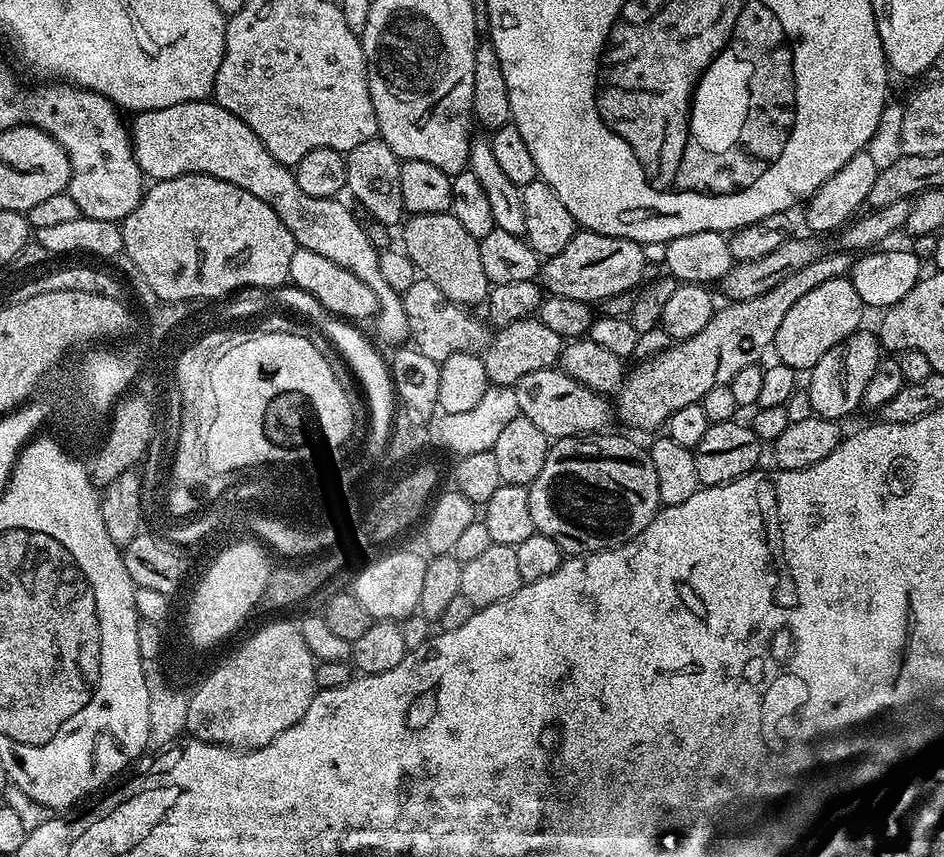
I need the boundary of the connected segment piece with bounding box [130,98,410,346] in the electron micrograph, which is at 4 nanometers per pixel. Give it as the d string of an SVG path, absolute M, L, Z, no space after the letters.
M209 98L137 112L134 119L136 121L130 124L132 149L138 166L149 181L203 174L222 178L254 194L254 198L262 198L262 202L282 218L286 230L290 230L299 247L314 250L314 254L322 254L322 258L330 258L330 262L349 268L355 276L362 278L362 282L366 282L366 286L370 286L376 295L376 332L386 343L400 346L409 339L401 293L391 289L382 278L380 252L367 238L365 225L356 221L355 214L343 204L343 199L310 198L310 194L298 187L293 169L287 164L279 164L242 118L230 114L230 110Z

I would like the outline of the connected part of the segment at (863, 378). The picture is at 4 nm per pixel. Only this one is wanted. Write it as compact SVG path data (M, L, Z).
M864 331L851 332L845 340L838 342L838 346L826 350L826 354L822 354L822 358L818 358L816 365L807 373L806 391L815 415L840 422L843 416L861 407L866 386L874 370L878 370L878 362L882 358L879 335L875 331Z

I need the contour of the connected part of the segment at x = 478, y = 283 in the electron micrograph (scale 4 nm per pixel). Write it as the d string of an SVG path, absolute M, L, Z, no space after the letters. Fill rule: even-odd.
M451 212L442 214L409 215L403 221L404 244L402 251L412 260L417 273L442 290L446 298L459 306L483 305L488 299L490 285L486 270L482 270L480 241L466 234Z

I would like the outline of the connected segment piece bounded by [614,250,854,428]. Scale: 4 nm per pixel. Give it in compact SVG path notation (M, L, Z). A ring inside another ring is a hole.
M832 250L818 258L818 262L802 266L802 270L790 274L790 278L774 285L758 298L733 300L725 303L725 308L724 305L717 307L710 322L706 322L704 329L694 334L694 338L669 343L669 348L642 361L633 372L631 369L625 375L614 393L614 412L618 420L620 416L628 428L656 428L659 424L661 427L674 410L699 404L706 390L714 390L714 386L719 384L731 384L738 370L763 361L764 351L775 345L782 318L786 318L790 306L794 306L798 298L810 294L814 286L822 286L822 282L847 277L853 263L853 253Z

